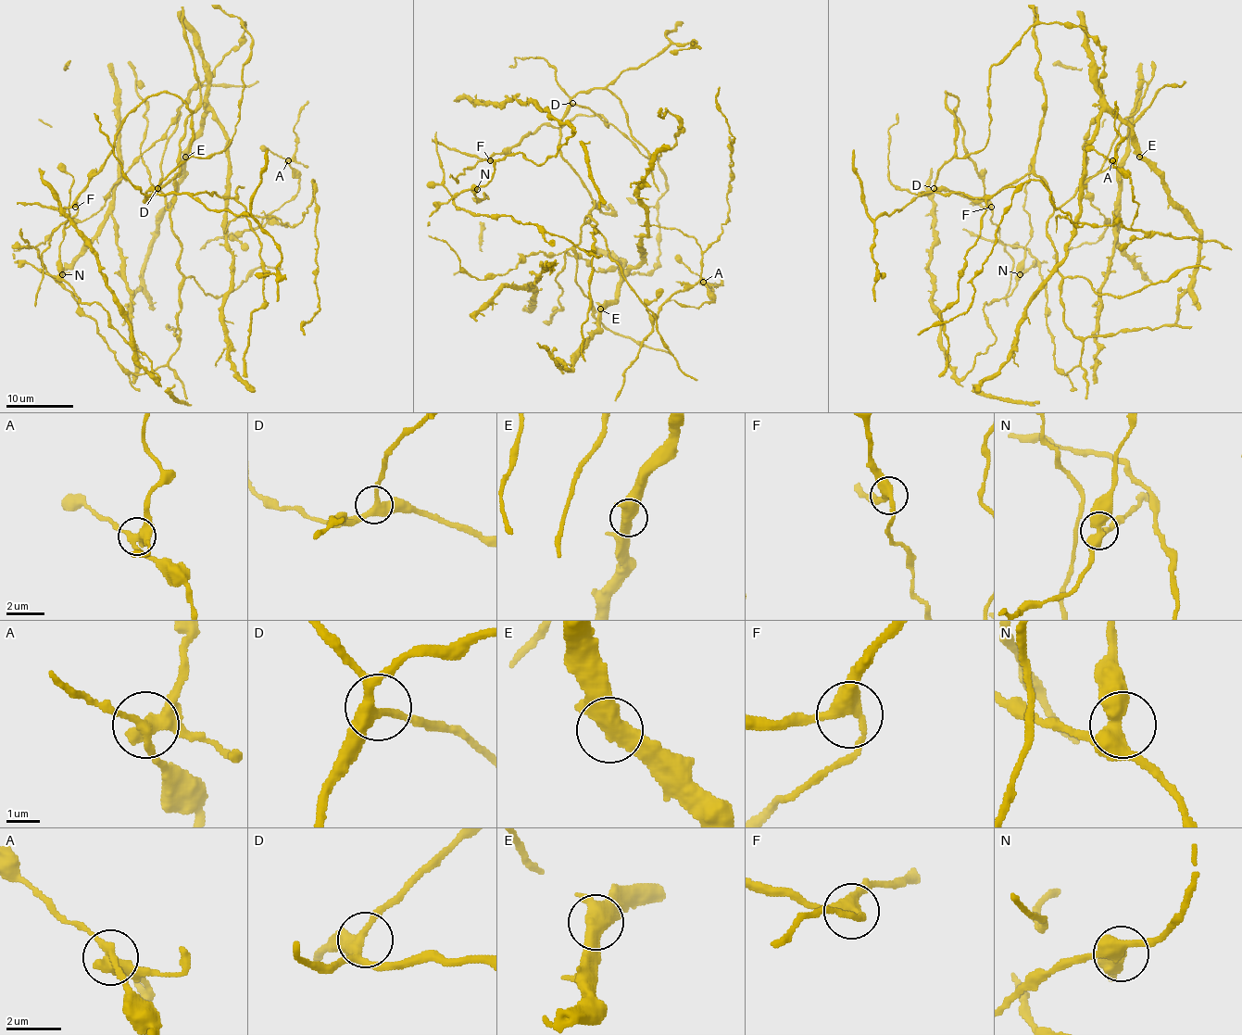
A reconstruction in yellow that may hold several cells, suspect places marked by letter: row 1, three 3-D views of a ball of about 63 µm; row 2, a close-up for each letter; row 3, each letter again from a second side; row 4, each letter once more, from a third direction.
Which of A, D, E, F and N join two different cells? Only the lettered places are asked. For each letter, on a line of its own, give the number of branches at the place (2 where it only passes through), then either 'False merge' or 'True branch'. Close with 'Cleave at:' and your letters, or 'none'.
A: Branches: 3. False merge
D: Branches: 3. True branch
E: Branches: 3. True branch
F: Branches: 3. True branch
N: Branches: 4. True branch
Cleave at: A

